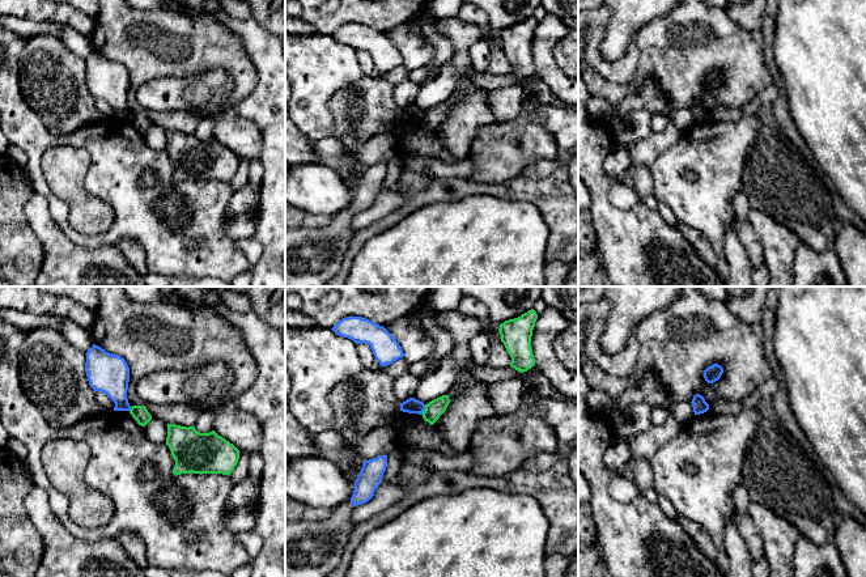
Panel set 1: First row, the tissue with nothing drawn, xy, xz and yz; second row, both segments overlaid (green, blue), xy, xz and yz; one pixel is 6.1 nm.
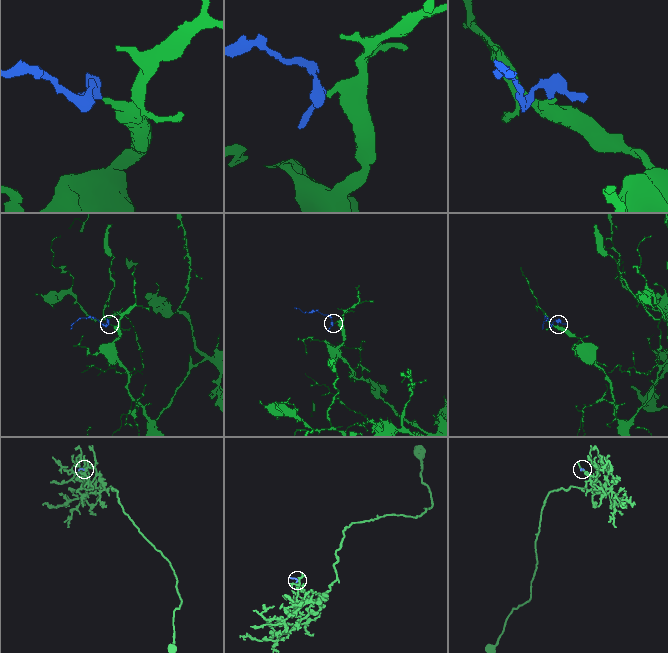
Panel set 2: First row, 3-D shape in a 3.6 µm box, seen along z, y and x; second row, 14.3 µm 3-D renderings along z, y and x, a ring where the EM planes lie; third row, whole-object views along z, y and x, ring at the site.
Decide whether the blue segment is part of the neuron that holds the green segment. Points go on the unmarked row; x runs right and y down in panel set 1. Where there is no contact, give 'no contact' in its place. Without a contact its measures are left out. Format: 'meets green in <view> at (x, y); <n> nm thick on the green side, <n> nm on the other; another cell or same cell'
meets green in xz at (424, 117); 110 nm thick on the green side, 100 nm on the other; another cell

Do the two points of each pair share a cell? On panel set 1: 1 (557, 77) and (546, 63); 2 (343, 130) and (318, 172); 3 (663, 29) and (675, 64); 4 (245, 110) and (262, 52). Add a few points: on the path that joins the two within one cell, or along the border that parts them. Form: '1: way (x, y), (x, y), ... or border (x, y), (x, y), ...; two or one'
1: way (554, 73), (547, 67); one
2: border (334, 165), (338, 174), (352, 190); two
3: way (669, 38), (675, 49), (675, 55); one
4: way (259, 96), (264, 90), (264, 67); one

